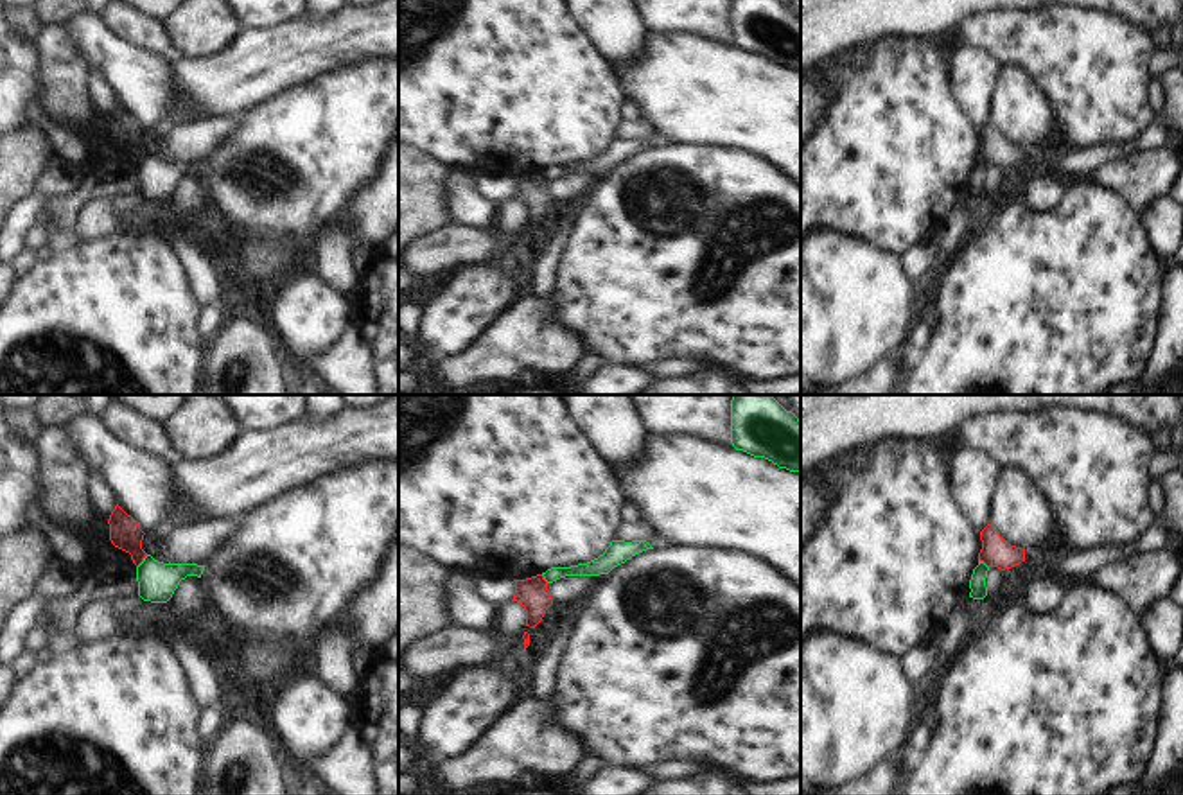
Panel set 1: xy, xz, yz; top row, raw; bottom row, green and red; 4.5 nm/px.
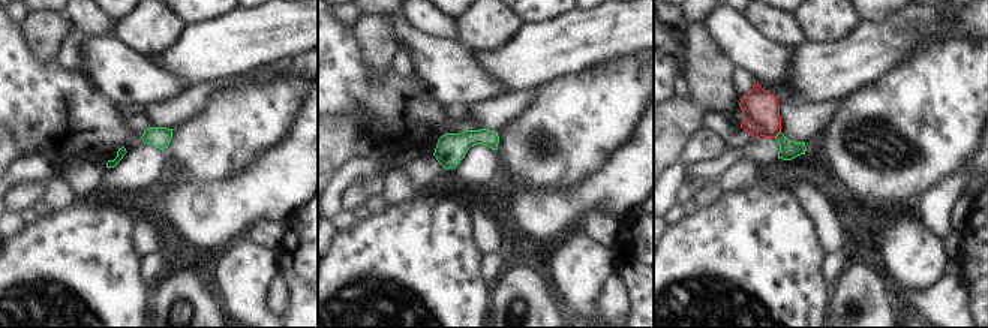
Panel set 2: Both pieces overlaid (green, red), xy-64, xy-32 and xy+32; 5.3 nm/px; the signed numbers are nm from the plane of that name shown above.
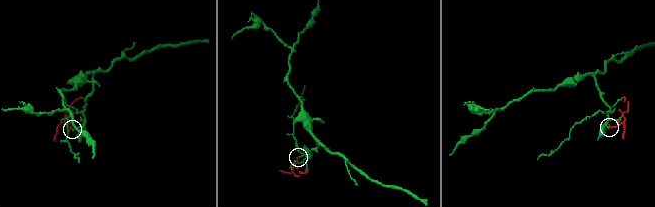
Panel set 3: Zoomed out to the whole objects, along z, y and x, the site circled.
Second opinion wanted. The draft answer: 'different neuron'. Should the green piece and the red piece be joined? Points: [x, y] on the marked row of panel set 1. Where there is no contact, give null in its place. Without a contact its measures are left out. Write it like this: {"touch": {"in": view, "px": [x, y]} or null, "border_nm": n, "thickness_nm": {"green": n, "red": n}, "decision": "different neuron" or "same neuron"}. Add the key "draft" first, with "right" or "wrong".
{"draft": "right", "touch": {"in": "xy", "px": [142, 562]}, "border_nm": 80, "thickness_nm": {"green": 180, "red": 140}, "decision": "different neuron"}

